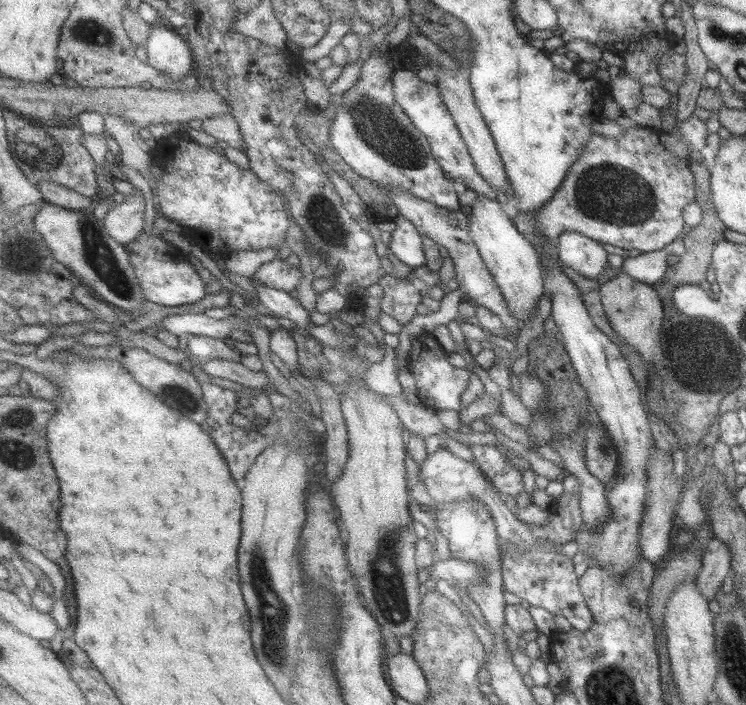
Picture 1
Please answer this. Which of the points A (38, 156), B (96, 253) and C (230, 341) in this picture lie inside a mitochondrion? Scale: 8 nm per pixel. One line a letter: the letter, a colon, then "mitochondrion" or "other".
A: mitochondrion
B: mitochondrion
C: other

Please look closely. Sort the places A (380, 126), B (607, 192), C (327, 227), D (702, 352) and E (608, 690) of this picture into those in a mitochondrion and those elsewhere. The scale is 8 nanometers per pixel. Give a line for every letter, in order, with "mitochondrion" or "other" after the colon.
A: mitochondrion
B: mitochondrion
C: mitochondrion
D: mitochondrion
E: mitochondrion

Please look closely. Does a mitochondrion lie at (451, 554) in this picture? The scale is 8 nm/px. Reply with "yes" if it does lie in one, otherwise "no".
no

